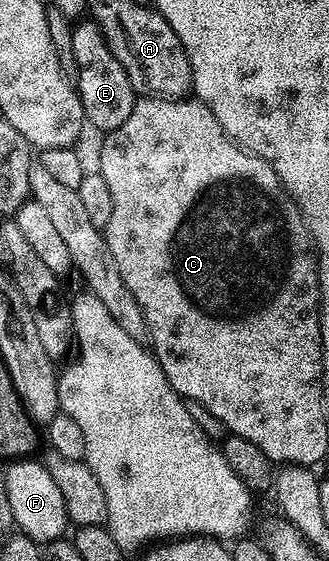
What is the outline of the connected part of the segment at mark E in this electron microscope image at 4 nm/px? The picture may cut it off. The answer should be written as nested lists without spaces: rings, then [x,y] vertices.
[[[84,19],[80,25],[76,24],[72,28],[71,38],[73,39],[73,59],[77,70],[77,88],[86,124],[90,128],[92,125],[93,128],[100,129],[100,134],[106,135],[117,127],[121,127],[125,123],[125,119],[129,119],[129,111],[133,111],[137,94],[129,83],[129,75],[125,75],[125,67],[121,67],[121,63],[117,63],[113,51],[107,45],[106,39],[103,38],[103,32],[94,21]]]

